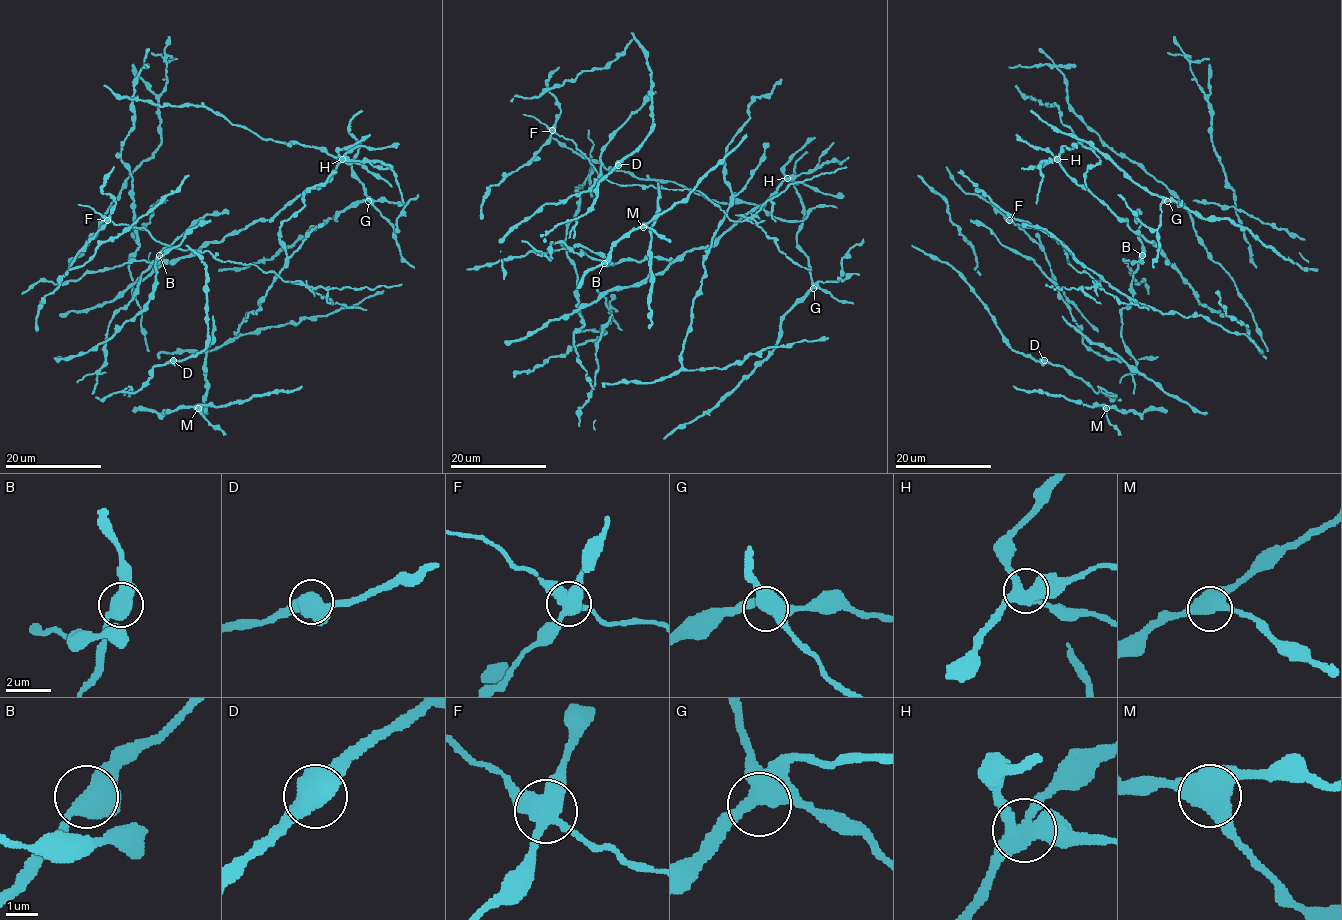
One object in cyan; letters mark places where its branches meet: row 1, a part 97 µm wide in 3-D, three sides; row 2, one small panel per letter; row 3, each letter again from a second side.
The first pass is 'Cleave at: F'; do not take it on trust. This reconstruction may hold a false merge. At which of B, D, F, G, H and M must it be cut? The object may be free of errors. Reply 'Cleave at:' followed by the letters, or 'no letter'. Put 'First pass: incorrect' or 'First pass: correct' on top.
First pass: correct
Cleave at: F

